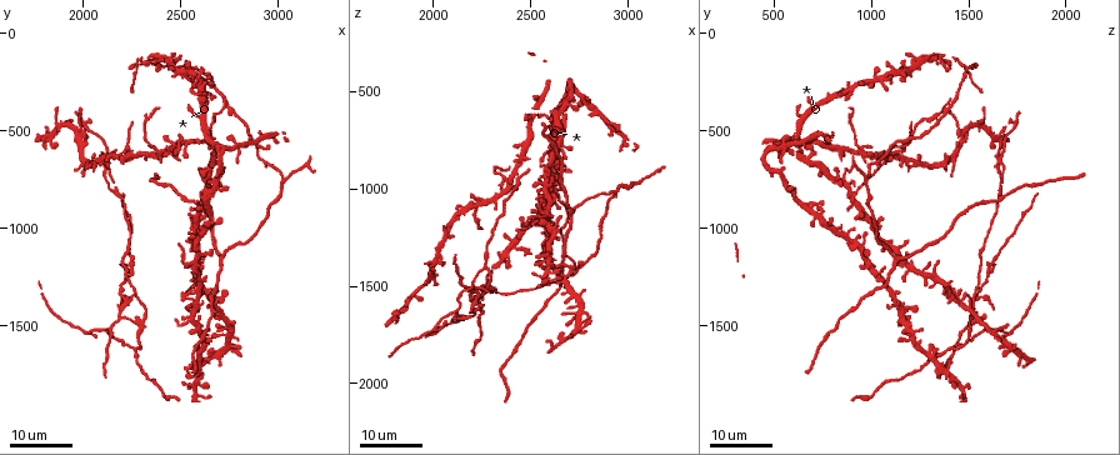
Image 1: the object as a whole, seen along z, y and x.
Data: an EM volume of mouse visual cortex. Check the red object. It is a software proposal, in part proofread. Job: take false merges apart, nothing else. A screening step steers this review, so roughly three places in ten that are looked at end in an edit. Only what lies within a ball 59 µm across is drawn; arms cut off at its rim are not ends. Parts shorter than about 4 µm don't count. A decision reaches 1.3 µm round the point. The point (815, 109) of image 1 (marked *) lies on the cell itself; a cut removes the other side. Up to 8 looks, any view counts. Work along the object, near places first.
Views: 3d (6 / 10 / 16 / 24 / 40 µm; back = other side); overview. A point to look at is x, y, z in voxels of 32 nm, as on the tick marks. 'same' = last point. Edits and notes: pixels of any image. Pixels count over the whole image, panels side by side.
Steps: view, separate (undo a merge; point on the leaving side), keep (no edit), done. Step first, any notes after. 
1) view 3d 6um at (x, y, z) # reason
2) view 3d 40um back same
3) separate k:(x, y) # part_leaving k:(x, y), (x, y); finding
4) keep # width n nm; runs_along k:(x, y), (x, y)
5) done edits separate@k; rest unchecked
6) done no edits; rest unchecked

view 3d 24um at (2380, 590, 970) # branch point

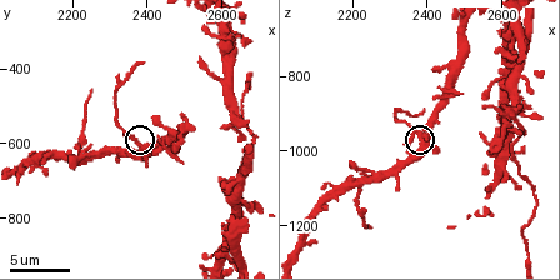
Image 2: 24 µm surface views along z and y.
view 3d 10um at (2380, 600, 950)

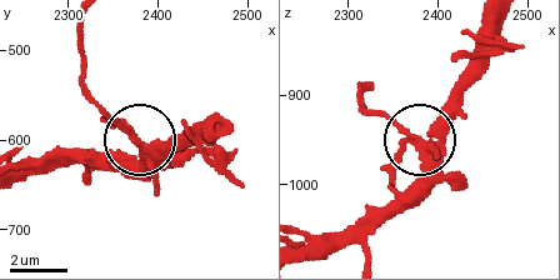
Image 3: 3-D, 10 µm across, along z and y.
separate 3:(121, 124) # width 310 nm; part_leaving 3:(425, 149), (365, 110), (363, 91); a second cell is stuck on

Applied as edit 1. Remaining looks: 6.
view overview

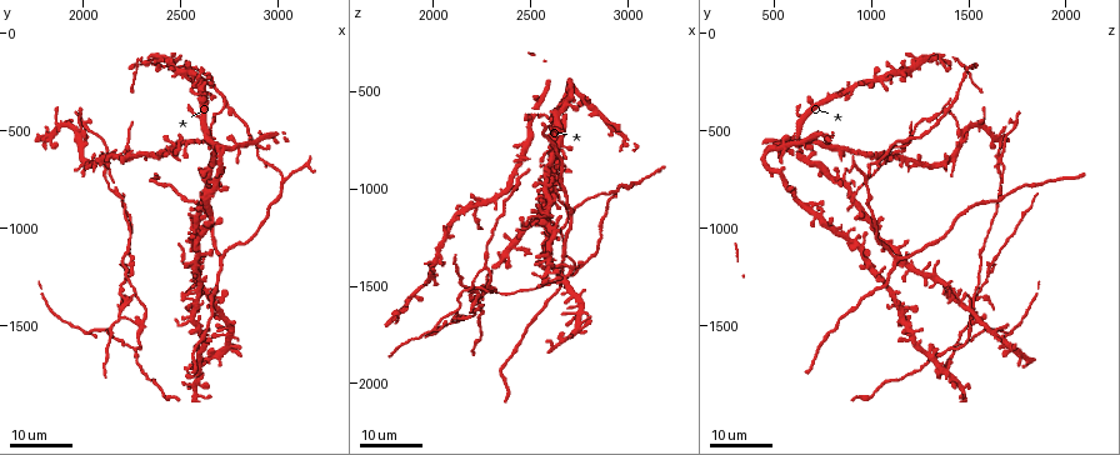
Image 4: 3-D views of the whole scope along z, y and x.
view 3d 16um at (2670, 950, 730) # four arms meet

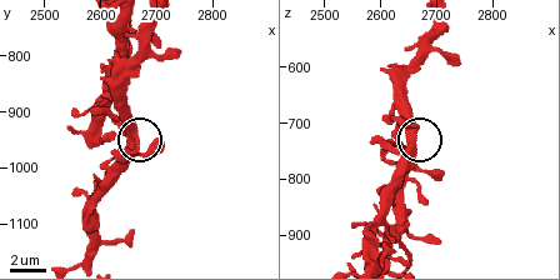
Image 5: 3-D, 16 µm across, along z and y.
view 3d 10um at (2660, 940, 720)

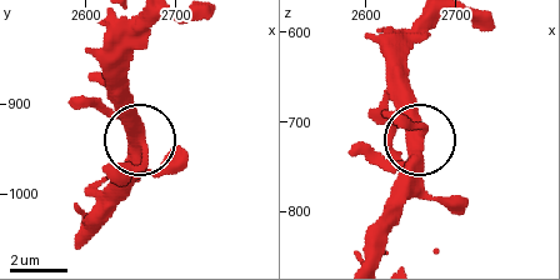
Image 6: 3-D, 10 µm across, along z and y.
keep # side_arm 16 um; one cell here

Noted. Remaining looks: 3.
view 3d 24um at (2710, 1150, 1150)

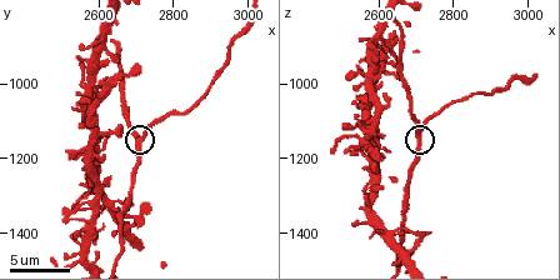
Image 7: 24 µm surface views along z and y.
view 3d 10um at (2710, 1160, 1150)

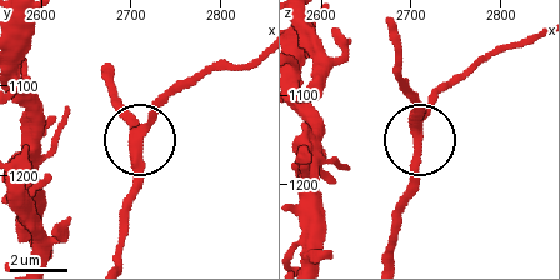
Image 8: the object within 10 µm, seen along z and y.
keep # runs_along 8:(258, 54), (236, 68), (200, 70), (143, 125), (136, 188); continuous, no second cell

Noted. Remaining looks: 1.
done edits separate@3; rest unchecked

